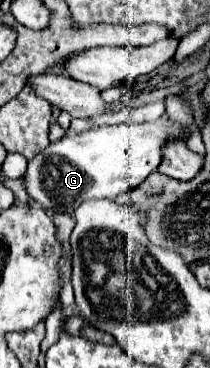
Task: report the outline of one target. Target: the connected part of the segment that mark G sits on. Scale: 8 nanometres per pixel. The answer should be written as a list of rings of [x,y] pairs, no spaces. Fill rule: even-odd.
[[[162,116],[144,124],[100,126],[76,136],[64,136],[38,154],[26,170],[26,190],[46,210],[72,214],[84,200],[110,198],[140,186],[162,162],[162,146],[170,140],[186,140],[190,126]]]

